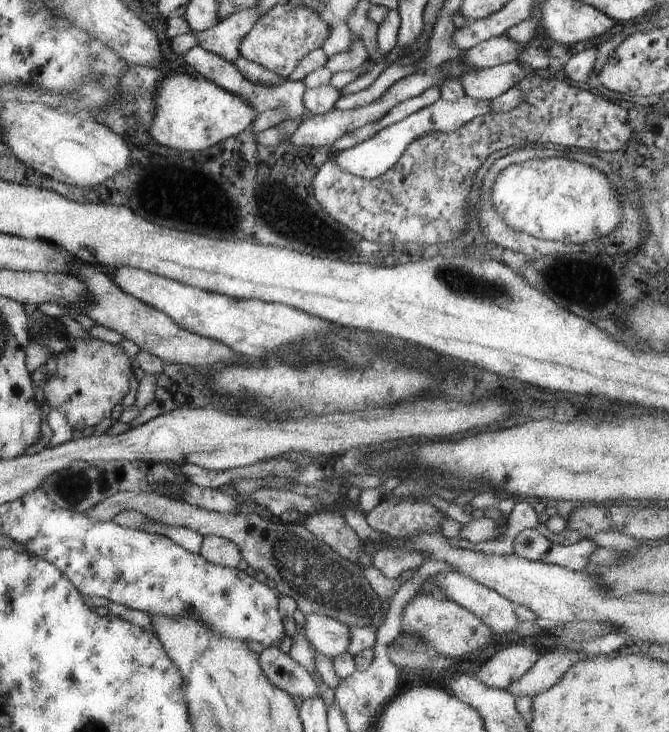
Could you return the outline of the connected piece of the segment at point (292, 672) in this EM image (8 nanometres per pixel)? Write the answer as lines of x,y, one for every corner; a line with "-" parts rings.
277,647
263,648
257,654
257,658
265,678
289,697
296,696
301,701
307,698
321,698
318,686
305,668
299,666

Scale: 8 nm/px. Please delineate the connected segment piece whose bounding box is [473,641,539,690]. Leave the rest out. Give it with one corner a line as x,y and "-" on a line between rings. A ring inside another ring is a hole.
516,641
506,644
499,652
493,654
475,674
479,682
485,682
485,686
505,689
510,681
523,676
537,661
539,654
533,646
524,645

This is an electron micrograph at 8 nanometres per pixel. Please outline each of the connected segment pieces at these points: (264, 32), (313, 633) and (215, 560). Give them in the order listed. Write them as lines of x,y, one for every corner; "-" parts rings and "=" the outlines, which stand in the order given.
286,2
274,4
257,17
249,32
239,41
239,54
248,61
264,66
269,72
287,77
307,52
319,48
330,35
331,26
319,16
321,14
309,7
296,6
288,10
=
304,614
303,620
305,639
316,652
329,659
346,653
349,630
345,624
323,614
=
212,535
203,536
197,554
207,563
221,567
236,567
241,560
240,551
231,540

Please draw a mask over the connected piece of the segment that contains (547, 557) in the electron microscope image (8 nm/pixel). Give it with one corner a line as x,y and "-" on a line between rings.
580,539
579,542
567,546
551,546
543,555
542,561
546,564
563,566
567,570
582,570
589,567
587,558
596,544
590,539

